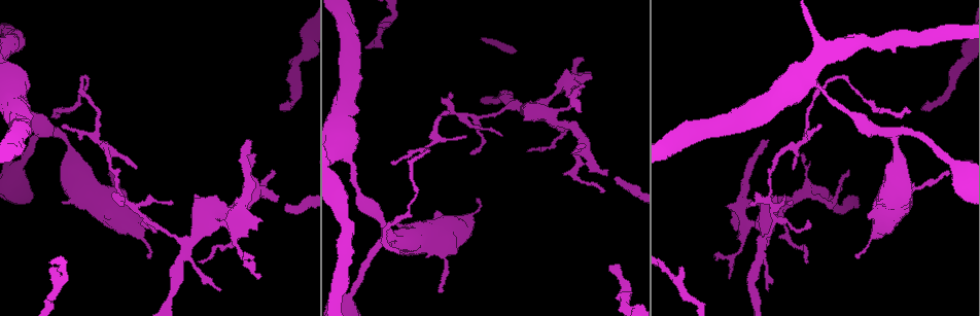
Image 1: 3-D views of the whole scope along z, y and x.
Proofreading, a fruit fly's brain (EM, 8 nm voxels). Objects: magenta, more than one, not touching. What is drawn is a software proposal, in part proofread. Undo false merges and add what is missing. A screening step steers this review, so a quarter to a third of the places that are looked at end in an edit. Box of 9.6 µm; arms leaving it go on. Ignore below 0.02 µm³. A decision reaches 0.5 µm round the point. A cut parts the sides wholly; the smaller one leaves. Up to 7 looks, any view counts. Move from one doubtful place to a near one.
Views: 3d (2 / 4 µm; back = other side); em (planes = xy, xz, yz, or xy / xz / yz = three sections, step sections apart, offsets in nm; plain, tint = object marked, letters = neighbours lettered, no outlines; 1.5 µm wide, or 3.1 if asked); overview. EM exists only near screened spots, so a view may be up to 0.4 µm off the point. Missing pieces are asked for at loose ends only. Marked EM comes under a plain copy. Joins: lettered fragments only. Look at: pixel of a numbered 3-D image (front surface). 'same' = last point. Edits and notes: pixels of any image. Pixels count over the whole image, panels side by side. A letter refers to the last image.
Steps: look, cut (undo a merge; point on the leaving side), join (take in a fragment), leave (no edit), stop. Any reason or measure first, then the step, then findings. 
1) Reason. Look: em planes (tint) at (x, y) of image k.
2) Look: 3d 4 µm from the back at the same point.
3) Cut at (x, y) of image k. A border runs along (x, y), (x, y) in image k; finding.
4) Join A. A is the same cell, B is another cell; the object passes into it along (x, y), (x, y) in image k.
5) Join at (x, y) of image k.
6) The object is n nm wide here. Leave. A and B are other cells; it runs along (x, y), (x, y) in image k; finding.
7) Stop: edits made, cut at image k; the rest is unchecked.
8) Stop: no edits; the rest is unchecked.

Free end. Look: 3d 4 µm at (857, 255) of image 1.

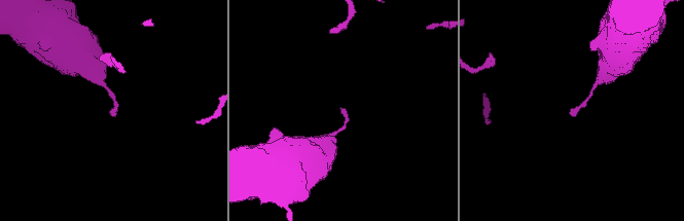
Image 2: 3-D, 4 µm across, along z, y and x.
Need the tissue. Look: em xz step 4 (tint) at (570, 114) of image 2.

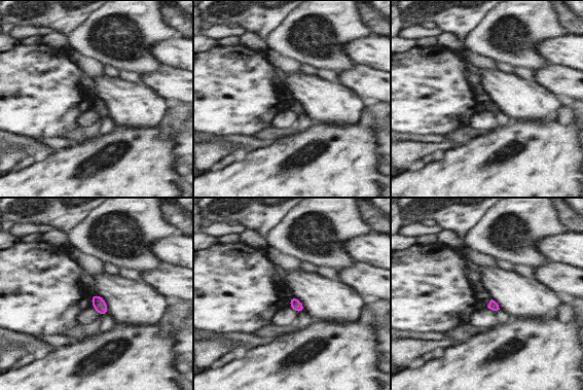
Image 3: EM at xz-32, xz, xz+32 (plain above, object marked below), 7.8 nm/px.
Another direction. Look: em planes (letters) at the same point.

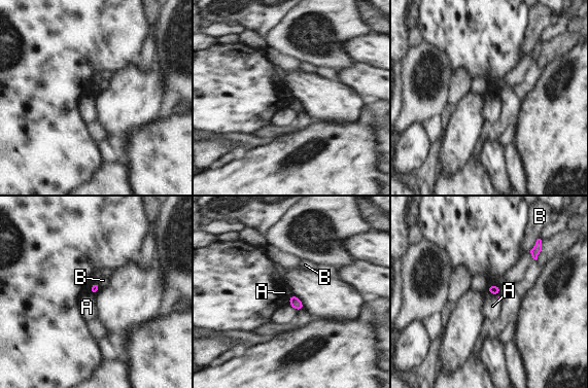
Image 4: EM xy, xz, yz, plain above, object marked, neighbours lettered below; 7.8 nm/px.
Leave. A and B are other cells; a border runs along (487, 292), (494, 293), (500, 300) in image 4; no lettered fragment goes on from it.

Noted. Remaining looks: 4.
Thin end. Look: 3d 2 µm at (581, 58) of image 1.

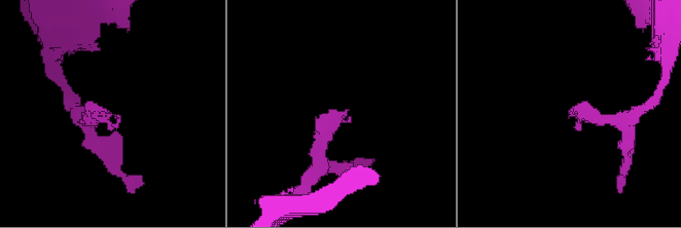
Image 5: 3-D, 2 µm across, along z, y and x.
Now the EM. Look: em yz step 8 (letters) at (570, 115) of image 5.

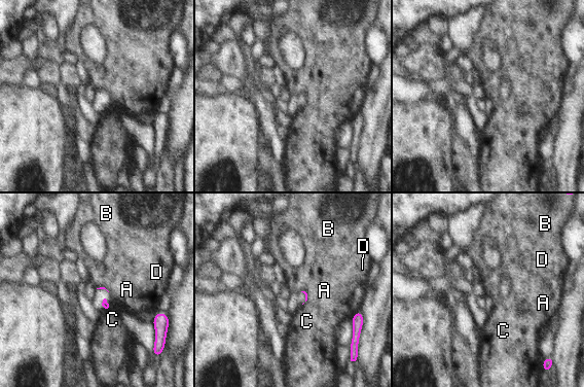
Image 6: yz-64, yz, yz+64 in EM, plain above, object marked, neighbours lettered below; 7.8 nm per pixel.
Another direction. Look: em planes (letters) at the same point.

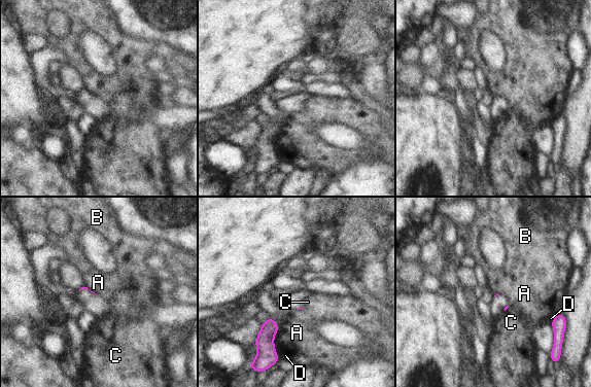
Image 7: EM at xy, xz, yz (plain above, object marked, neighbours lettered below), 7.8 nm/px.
Leave. A, B, C and D are other cells; a border runs along (280, 327), (275, 335) in image 7; none of them fits.

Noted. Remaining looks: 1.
Thick turns thin. Look: em yz step 8 (letters) at (785, 225) of image 1.

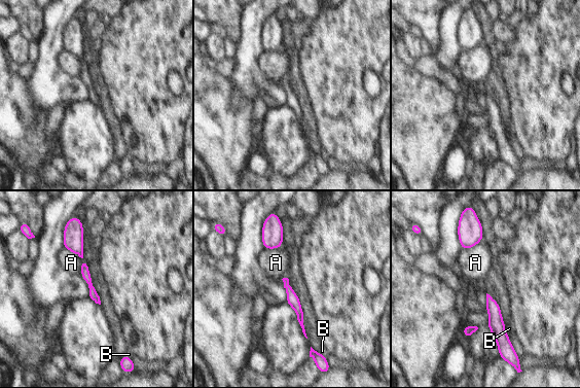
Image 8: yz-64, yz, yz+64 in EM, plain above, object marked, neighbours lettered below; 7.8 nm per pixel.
The object is 70 nm wide here. Leave. A and B are other cells; all the same neuron.

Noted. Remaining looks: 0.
Stop: no edits; the rest is unchecked.

